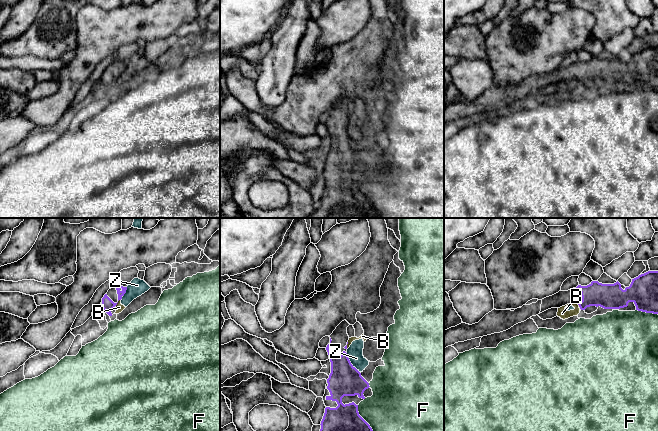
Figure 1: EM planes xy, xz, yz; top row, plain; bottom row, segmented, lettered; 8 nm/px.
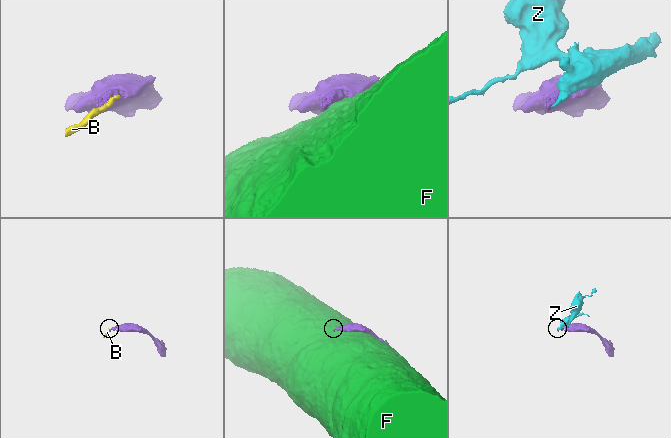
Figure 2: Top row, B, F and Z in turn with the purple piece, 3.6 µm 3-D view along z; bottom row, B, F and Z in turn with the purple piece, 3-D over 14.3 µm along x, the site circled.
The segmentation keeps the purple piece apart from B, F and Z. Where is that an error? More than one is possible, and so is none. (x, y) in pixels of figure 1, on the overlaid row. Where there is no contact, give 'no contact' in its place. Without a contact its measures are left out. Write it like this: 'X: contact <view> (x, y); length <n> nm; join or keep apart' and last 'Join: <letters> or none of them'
B: contact xy (117, 302); length 80 nm; keep apart
F: contact xz (362, 418); length 240 nm; keep apart
Z: contact xz (350, 363); length 190 nm; keep apart
Join: none of them

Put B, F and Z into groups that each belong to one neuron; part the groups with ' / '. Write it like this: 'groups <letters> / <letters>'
groups B Z / F

